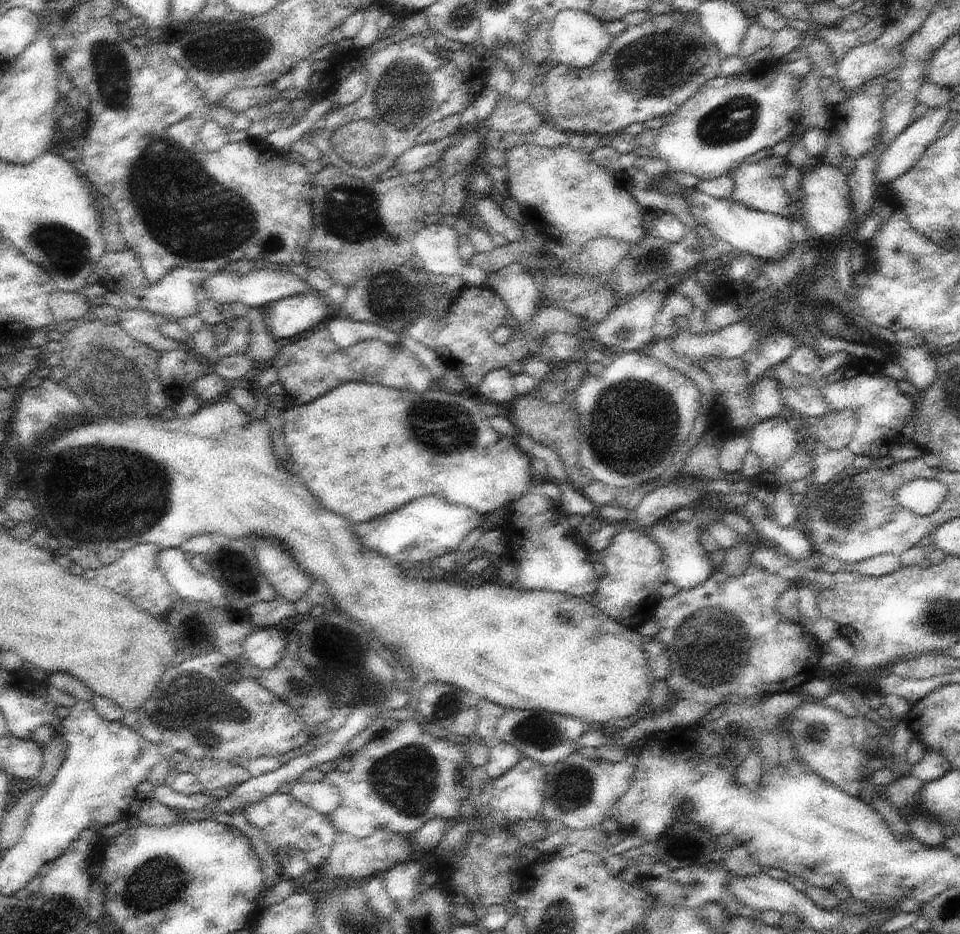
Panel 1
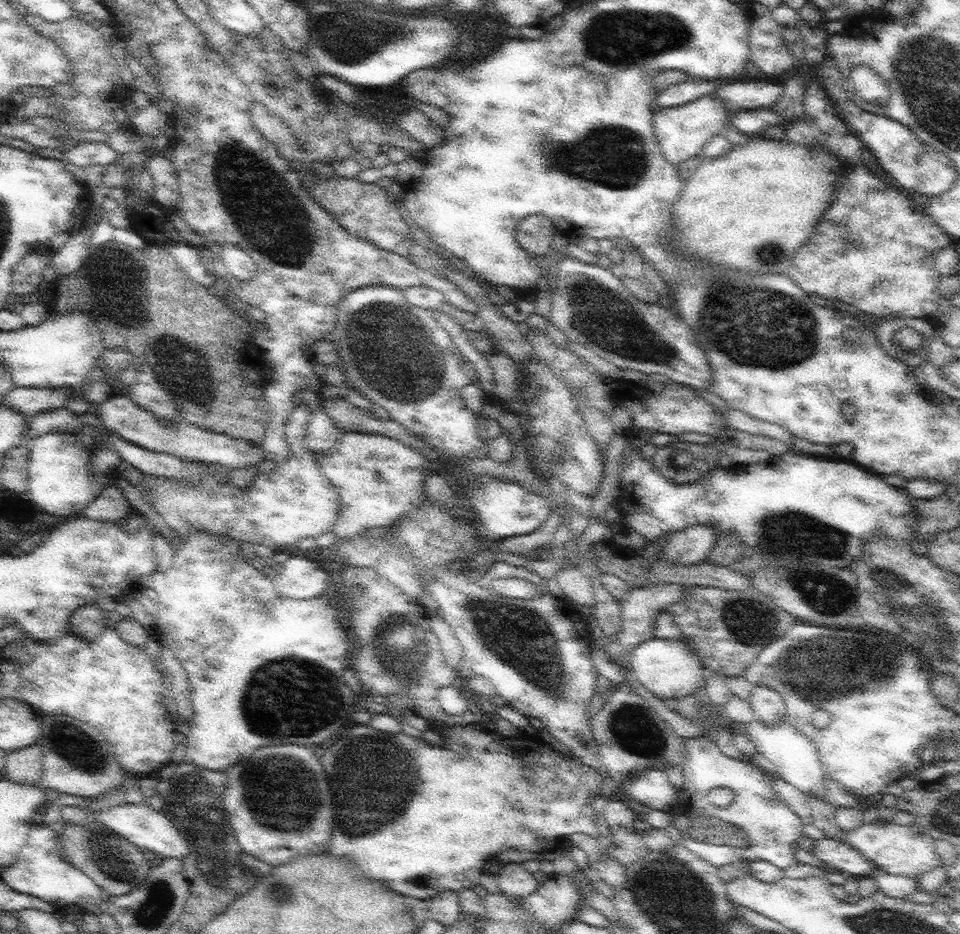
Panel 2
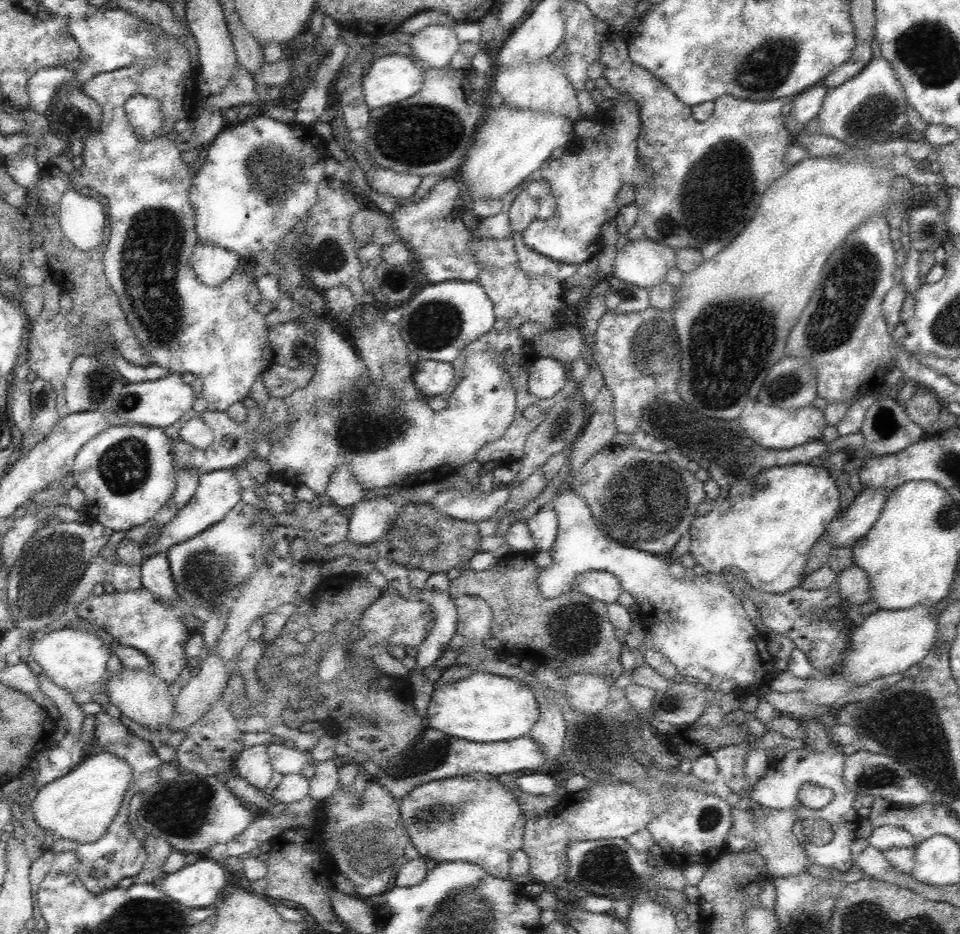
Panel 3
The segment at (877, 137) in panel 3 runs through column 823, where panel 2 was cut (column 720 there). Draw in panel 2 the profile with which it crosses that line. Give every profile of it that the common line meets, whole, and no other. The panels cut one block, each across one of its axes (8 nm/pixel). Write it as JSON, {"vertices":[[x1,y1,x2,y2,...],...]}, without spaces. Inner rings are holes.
{"vertices":[[715,94,698,98,695,102,688,102,682,106,660,108,659,111,654,112,654,134,658,138,664,158,674,166,691,166,697,161,709,141,720,135,722,129,730,124,732,113,734,112,725,103,715,98]]}

